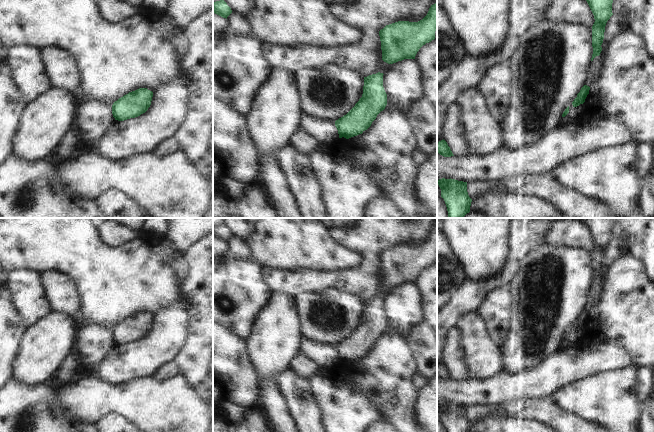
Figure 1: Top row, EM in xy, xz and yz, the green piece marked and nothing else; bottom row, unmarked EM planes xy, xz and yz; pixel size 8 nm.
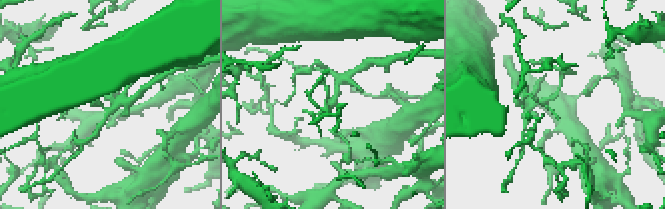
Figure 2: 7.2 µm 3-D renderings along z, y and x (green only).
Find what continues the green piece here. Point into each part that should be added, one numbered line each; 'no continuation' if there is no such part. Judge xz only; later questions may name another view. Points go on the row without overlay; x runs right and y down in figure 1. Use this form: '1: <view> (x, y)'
no continuation.

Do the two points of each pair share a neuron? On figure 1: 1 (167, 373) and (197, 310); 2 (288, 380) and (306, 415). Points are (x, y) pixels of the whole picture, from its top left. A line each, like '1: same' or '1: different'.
1: different
2: same

